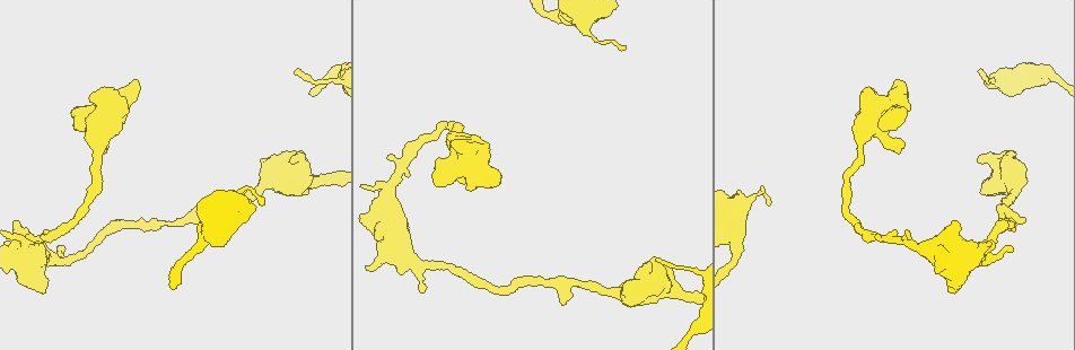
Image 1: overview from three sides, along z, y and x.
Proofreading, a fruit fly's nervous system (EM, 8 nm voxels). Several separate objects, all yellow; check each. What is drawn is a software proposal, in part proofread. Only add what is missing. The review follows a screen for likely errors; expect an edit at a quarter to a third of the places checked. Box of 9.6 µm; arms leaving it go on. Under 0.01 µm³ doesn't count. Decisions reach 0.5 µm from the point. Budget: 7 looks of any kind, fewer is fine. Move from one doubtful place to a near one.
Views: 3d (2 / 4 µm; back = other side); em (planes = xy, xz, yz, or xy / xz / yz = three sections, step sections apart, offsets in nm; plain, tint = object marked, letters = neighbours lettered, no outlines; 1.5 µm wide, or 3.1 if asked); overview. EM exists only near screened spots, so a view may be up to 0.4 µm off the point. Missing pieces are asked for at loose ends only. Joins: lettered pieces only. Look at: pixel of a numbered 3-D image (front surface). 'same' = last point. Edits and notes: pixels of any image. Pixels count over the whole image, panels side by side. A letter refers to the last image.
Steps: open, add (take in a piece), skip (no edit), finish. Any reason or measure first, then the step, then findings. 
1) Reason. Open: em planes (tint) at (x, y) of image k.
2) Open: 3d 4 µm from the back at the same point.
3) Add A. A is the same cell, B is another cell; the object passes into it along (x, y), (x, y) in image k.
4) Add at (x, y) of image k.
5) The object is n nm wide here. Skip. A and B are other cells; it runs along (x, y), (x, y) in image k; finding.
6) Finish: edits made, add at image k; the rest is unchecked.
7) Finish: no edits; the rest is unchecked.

Thin end. Open: em planes (letters) at (982, 70) of image 1.

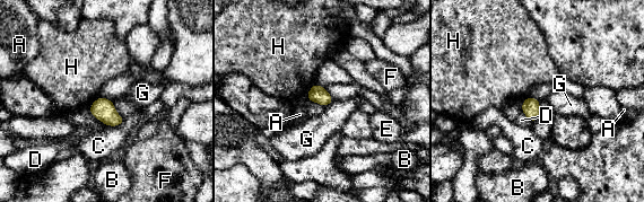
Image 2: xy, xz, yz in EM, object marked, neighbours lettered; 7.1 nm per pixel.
Skip. A, B, C, D, E, F, G and H are other cells; a border runs along (334, 99), (324, 107) in image 2; no lettered piece goes on from it.

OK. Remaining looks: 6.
Thick end. Open: em xz step 8 (letters) at (75, 109) of image 1.

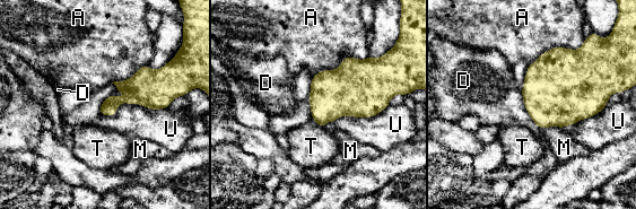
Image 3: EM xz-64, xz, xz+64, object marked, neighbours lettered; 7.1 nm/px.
The longest contact is with U, 480 nm. Skip. A, D, M, T and U are other cells; a border runs along (166, 107), (121, 103), (99, 114) in image 3; none of them fits.

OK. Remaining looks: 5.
Thick end. Open: 3d 4 µm at (18, 220) of image 1.

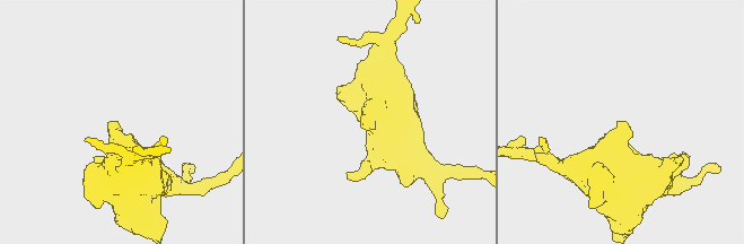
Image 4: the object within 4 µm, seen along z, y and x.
Shape alone is not enough. Open: em yz step 8 (letters) at (116, 122) of image 4.

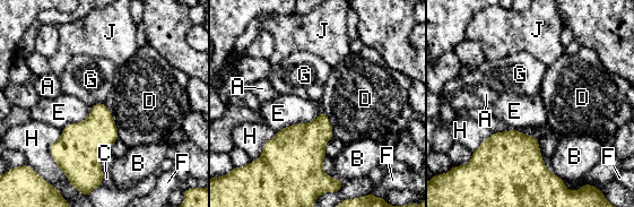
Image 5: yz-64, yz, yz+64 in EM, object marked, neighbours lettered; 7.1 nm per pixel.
Open: em planes (letters) at the same point.

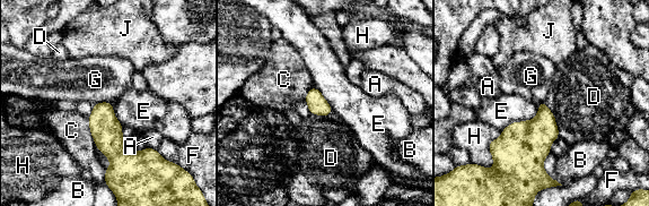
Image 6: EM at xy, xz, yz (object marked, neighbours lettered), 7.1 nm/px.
Skip. A, B, C, D, E, F, G, H and J are other cells; a border runs along (538, 103), (534, 117), (501, 130) in image 6; no lettered piece goes on from it.

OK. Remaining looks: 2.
Finish: no edits; the rest is unchecked.

